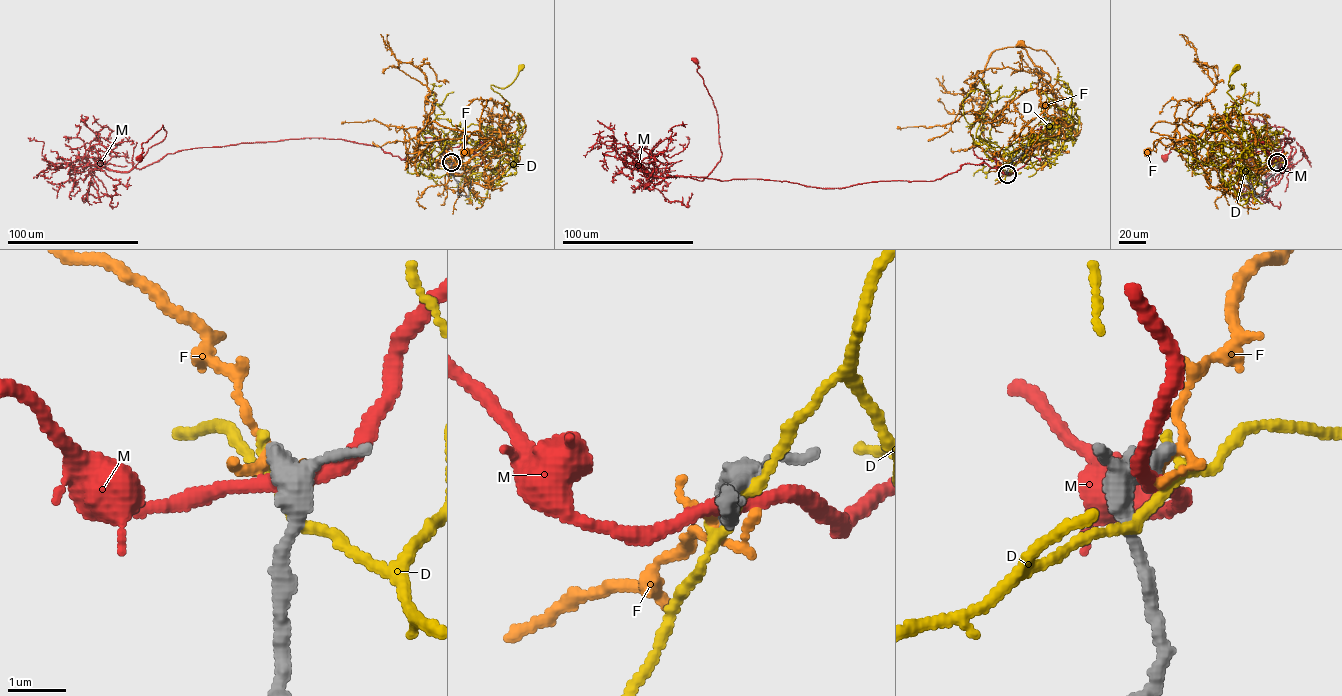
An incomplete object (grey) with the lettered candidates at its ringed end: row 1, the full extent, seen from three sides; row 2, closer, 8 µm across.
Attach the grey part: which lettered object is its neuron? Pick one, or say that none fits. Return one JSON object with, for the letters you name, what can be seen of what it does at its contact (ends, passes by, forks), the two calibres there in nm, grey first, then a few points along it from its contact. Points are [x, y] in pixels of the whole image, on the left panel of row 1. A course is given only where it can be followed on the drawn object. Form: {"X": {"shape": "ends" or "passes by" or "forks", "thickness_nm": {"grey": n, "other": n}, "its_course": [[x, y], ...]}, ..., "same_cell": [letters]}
{"same_cell": []}

